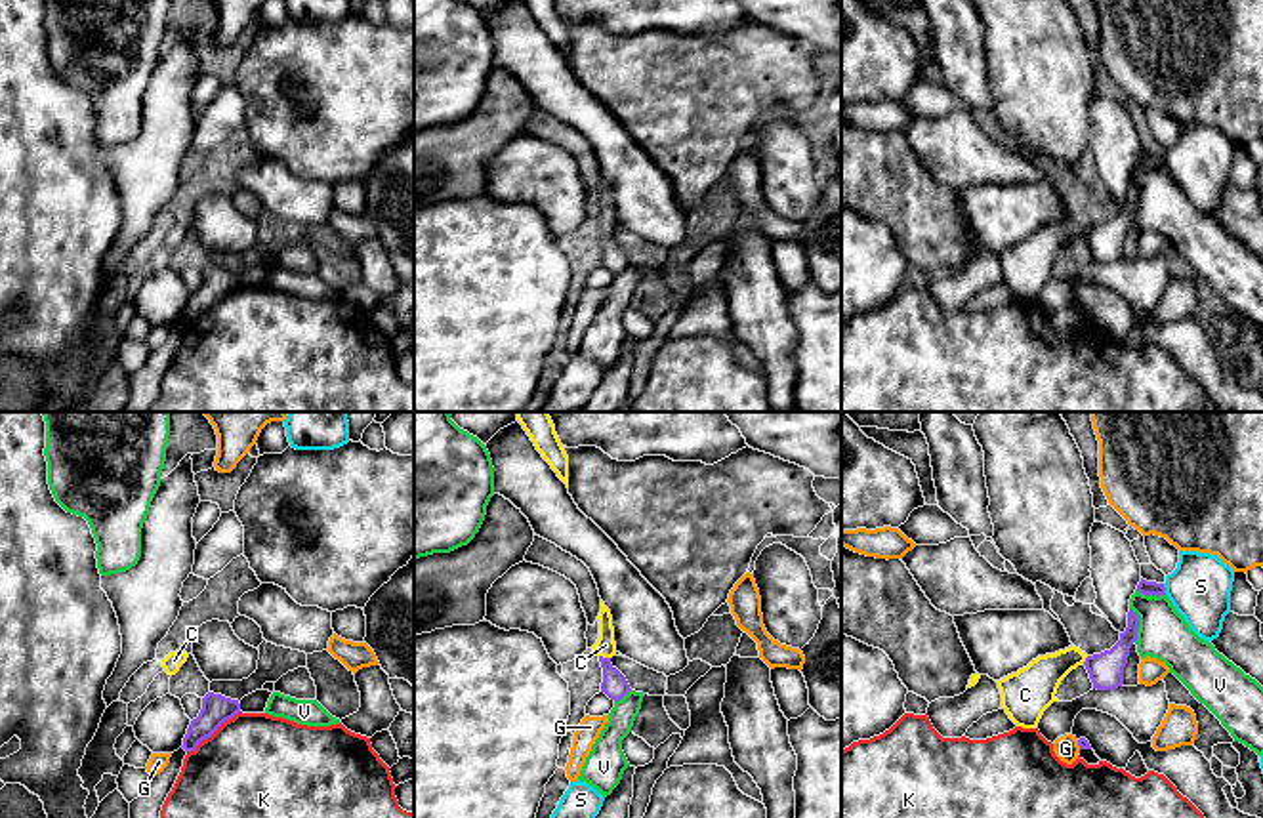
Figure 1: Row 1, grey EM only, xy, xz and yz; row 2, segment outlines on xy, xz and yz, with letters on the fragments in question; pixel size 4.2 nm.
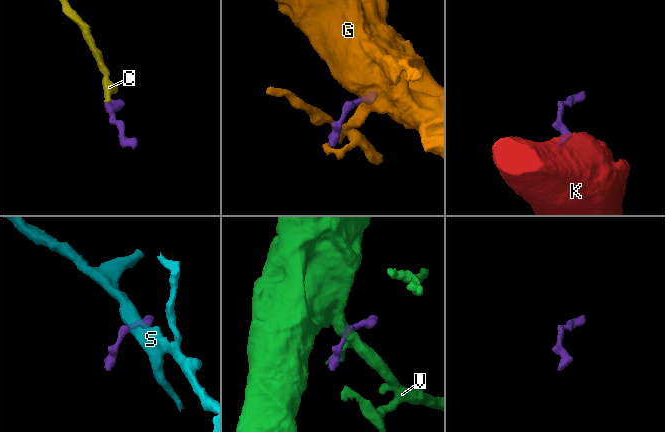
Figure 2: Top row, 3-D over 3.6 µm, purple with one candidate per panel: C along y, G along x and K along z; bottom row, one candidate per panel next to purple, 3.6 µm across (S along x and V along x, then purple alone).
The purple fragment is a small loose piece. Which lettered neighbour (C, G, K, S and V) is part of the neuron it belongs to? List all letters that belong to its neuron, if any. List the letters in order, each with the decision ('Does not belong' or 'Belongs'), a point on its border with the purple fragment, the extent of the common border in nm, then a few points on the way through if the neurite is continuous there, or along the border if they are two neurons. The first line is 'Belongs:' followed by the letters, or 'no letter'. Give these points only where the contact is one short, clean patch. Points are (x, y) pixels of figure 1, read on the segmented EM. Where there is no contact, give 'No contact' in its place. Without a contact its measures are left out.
Belongs: C
C: Belongs. Touches purple at xz (605, 658). Shared border 50 nm. Path across: xz (615, 685), (605, 658), (605, 645)
G: Does not belong. Touches purple at yz (1078, 744). Shared border 40 nm. Boundary: yz (1076, 740), (1080, 748)
K: Does not belong. Touches purple at xy (214, 731). Shared border 280 nm. Boundary: xy (241, 712), (226, 719), (187, 752)
S: Does not belong. Touches purple at yz (1164, 590). Shared border 50 nm. Boundary: yz (1162, 584), (1166, 593)
V: Does not belong. Touches purple at yz (1138, 624). Shared border 150 nm

